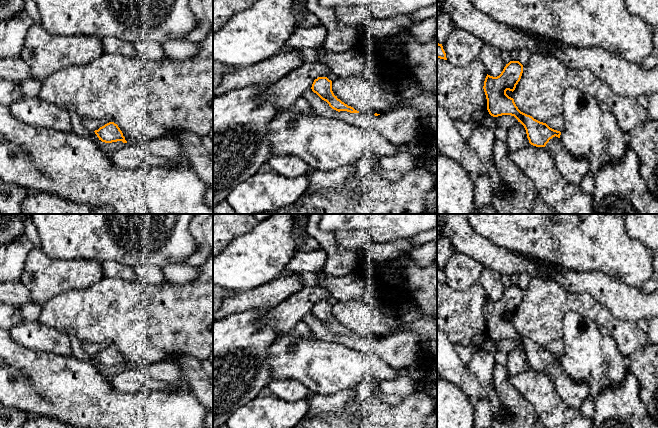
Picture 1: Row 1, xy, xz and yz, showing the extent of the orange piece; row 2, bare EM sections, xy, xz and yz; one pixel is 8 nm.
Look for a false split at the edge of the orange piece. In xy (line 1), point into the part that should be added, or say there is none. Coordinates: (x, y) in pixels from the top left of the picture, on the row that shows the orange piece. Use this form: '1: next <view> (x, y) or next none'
1: next none

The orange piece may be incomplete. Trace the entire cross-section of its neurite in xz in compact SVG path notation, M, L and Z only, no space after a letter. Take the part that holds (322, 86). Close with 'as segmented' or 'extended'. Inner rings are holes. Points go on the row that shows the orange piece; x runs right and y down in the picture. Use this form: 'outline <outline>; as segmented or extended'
outline M318 77L317 79L315 79L311 89L322 100L326 101L334 110L338 112L347 111L350 113L359 113L359 111L355 110L351 106L348 106L334 95L332 91L332 81L327 77Z; as segmented

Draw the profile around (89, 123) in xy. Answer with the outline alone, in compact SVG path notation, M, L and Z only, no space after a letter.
M87 118L81 120L84 128L88 131L95 131L98 130L100 127L104 126L105 124L110 122L110 119L103 119L103 120L97 120L93 118Z

